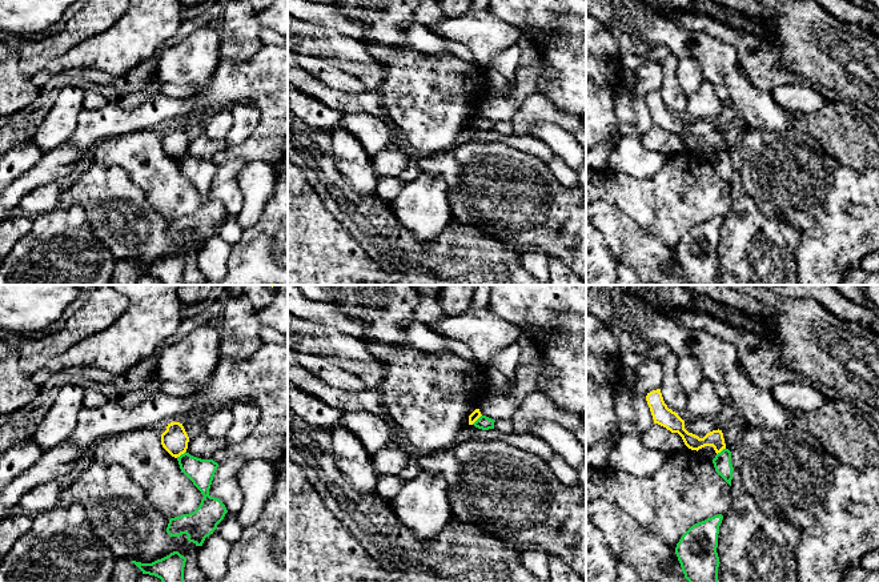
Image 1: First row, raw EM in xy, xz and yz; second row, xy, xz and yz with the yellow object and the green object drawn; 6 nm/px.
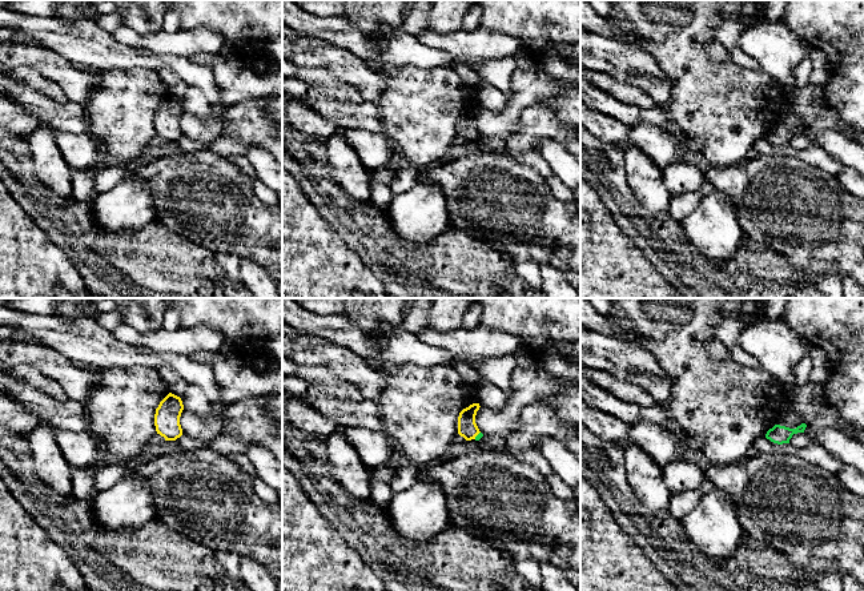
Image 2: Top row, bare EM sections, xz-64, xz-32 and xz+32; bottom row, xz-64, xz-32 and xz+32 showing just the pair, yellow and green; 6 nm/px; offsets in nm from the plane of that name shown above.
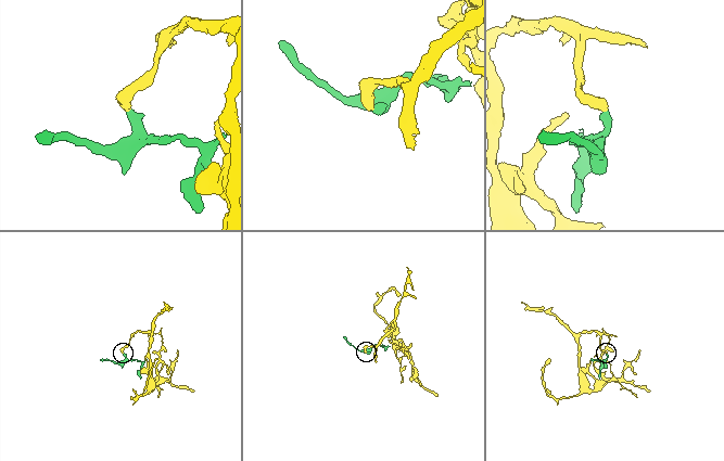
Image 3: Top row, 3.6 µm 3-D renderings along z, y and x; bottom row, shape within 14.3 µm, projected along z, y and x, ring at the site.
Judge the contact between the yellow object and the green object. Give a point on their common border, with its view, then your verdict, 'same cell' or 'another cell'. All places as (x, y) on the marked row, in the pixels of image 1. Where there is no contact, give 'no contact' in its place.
meets yellow in xy at (180, 454); another cell

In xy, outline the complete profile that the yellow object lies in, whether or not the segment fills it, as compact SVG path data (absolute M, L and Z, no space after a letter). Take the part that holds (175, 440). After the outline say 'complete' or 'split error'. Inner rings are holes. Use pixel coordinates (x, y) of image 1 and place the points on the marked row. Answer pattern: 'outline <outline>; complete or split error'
outline M170 422L161 434L162 447L174 458L184 454L188 449L189 437L180 422Z; complete

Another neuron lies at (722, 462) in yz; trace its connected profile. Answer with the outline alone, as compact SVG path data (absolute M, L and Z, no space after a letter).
M723 449L721 453L715 455L713 459L715 471L731 486L732 479L732 463L731 463L731 451L729 449Z

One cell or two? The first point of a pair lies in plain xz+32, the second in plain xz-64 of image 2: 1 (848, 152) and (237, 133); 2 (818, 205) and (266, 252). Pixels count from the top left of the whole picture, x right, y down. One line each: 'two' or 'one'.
1: two
2: one

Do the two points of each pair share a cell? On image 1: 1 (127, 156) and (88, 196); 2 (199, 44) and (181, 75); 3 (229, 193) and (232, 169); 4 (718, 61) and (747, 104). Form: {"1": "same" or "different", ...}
{"1": "different", "2": "same", "3": "same", "4": "same"}

